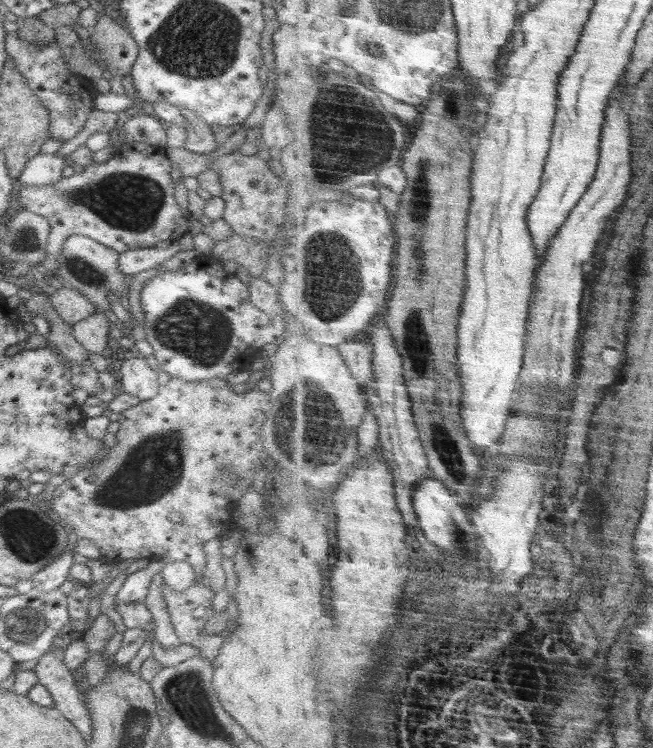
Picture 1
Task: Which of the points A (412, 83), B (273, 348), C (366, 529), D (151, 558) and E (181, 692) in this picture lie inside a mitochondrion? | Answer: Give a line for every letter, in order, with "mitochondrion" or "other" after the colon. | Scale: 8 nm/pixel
A: other
B: other
C: other
D: other
E: mitochondrion

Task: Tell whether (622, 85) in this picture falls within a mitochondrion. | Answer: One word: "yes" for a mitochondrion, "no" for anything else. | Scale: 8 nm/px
no

